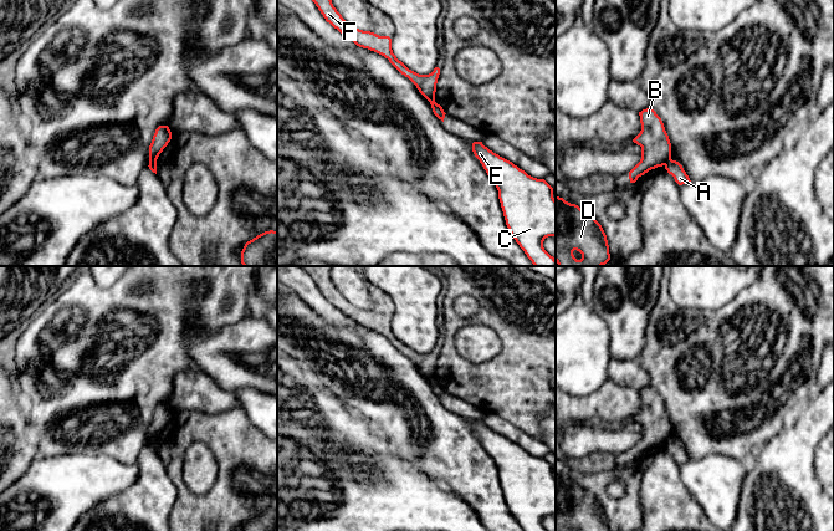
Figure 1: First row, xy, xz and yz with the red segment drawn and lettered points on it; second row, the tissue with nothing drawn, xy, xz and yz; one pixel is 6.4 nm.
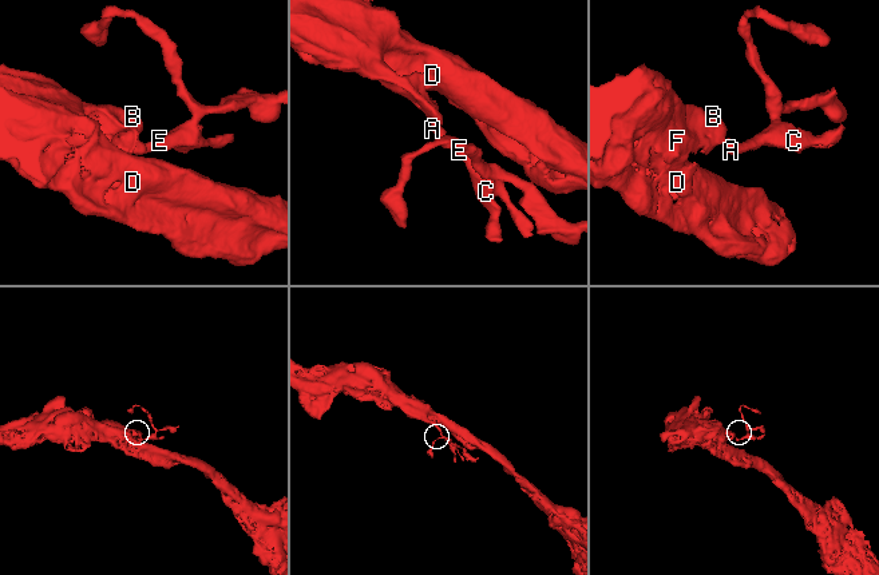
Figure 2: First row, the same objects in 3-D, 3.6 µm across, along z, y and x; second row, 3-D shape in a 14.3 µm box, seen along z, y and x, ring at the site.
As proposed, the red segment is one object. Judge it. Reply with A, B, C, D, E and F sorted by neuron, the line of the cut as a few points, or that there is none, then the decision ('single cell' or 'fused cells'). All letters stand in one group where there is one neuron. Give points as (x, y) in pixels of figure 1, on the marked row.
groups A C E / B D F; cut yz (670, 158), (664, 164); fused cells

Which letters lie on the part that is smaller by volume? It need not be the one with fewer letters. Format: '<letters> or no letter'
A, C, E

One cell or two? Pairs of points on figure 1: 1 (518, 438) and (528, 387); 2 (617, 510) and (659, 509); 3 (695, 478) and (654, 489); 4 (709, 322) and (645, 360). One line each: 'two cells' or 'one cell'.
1: two cells
2: two cells
3: two cells
4: one cell

